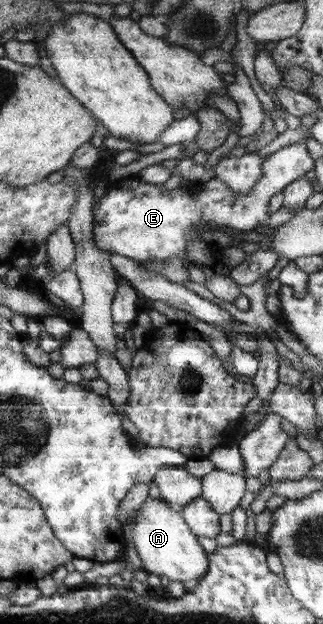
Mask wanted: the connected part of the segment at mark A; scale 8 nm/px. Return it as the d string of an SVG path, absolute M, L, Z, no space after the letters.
M148 497L136 515L136 523L130 527L124 525L124 540L136 548L144 571L160 577L165 576L170 582L182 583L187 592L192 591L207 574L208 559L196 535L192 533L191 527L184 523L182 515L178 511L172 511L172 507L161 497Z

